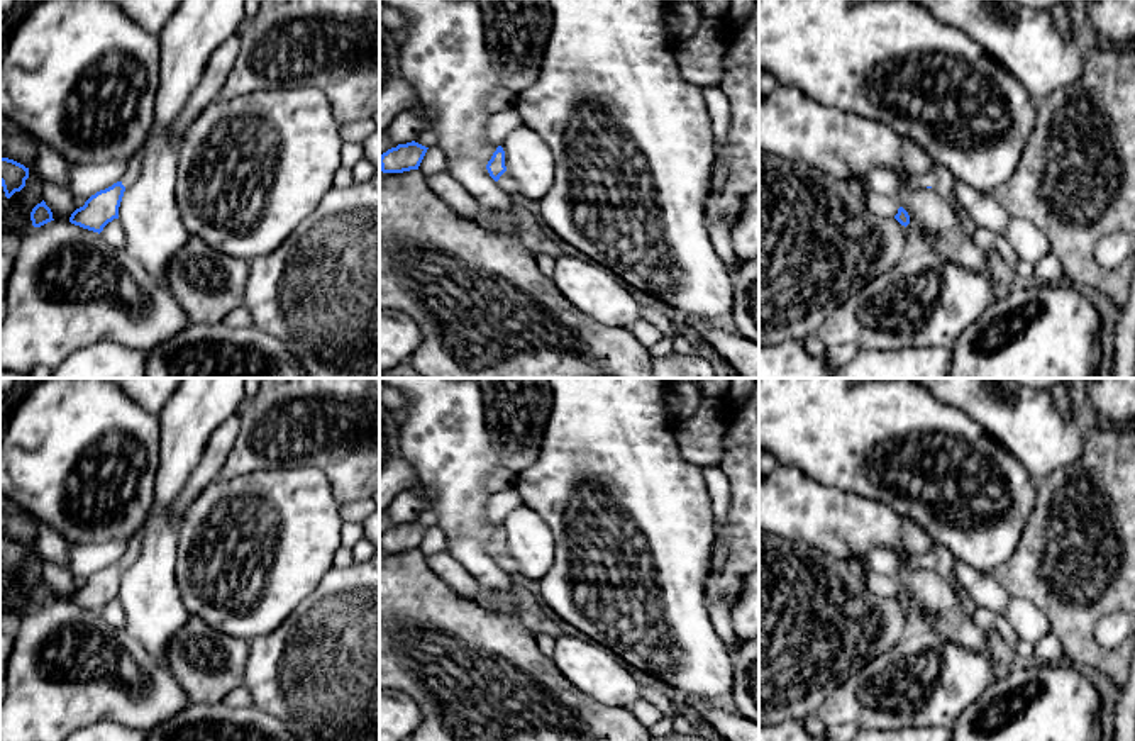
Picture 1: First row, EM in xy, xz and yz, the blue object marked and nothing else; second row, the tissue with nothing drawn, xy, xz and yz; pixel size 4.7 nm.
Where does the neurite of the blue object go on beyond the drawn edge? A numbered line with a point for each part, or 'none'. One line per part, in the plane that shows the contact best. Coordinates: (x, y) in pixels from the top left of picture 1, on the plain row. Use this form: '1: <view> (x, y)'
1: xz (507, 563)

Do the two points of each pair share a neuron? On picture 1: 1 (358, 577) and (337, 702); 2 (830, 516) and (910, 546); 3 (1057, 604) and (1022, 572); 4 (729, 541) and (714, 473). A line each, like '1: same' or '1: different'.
1: same
2: same
3: same
4: different

